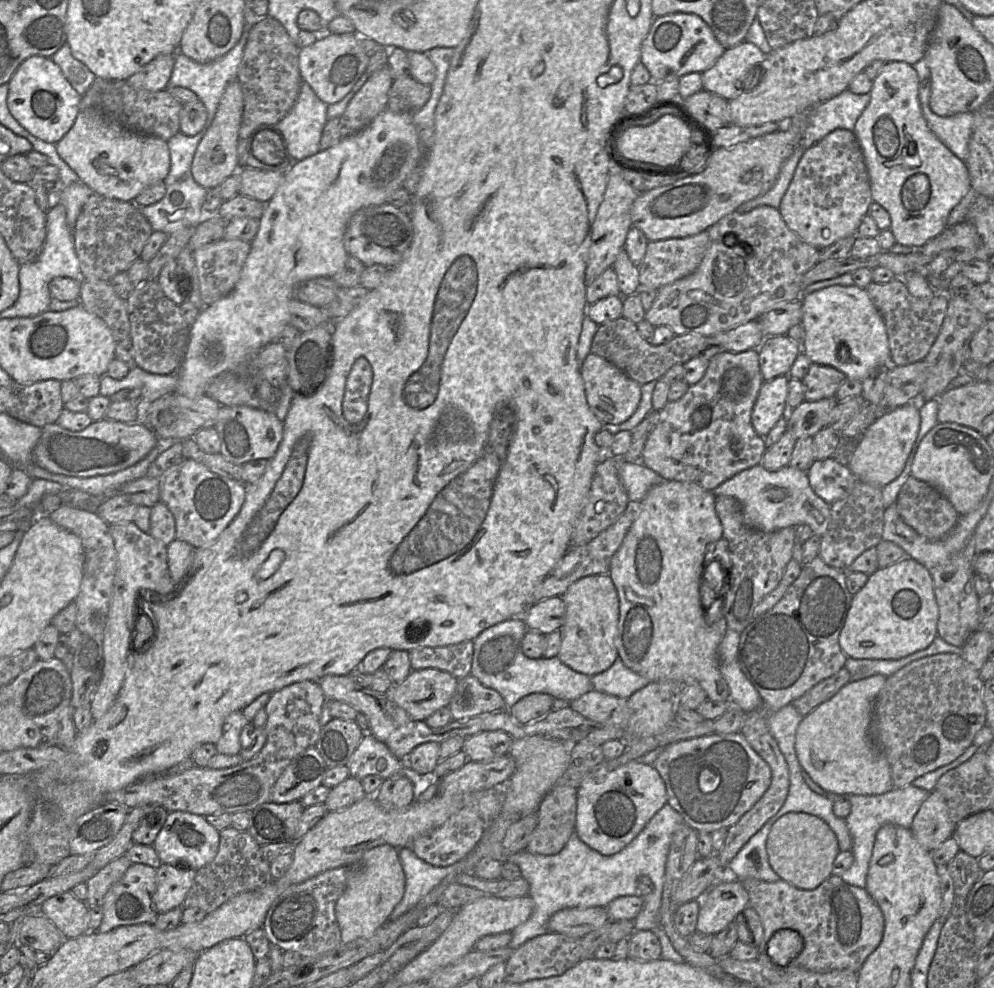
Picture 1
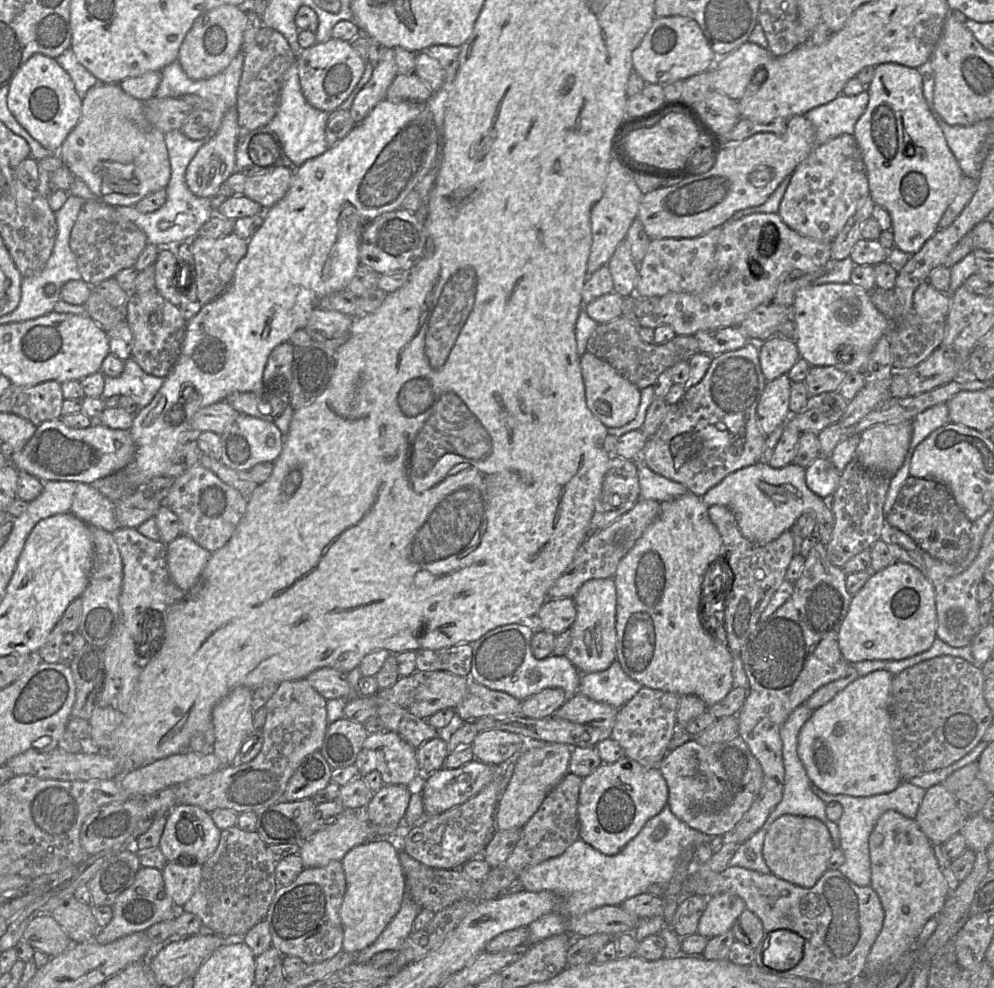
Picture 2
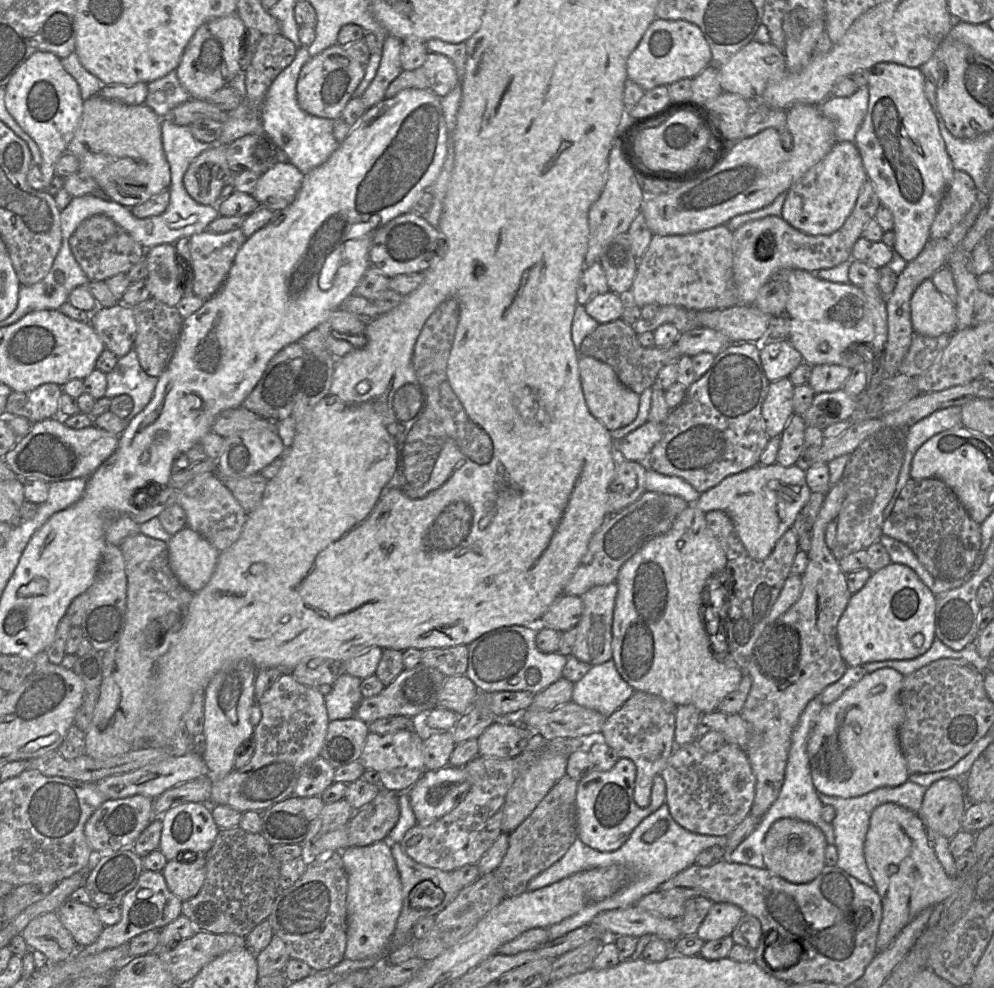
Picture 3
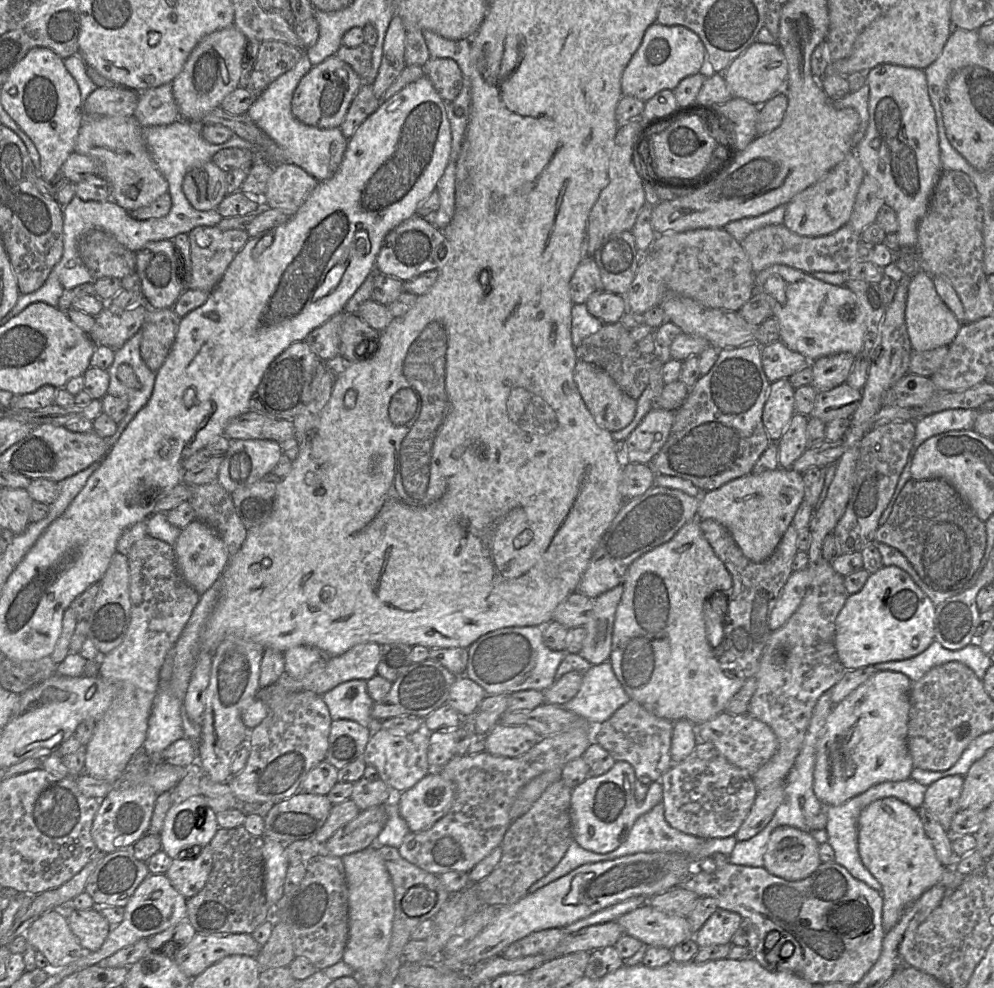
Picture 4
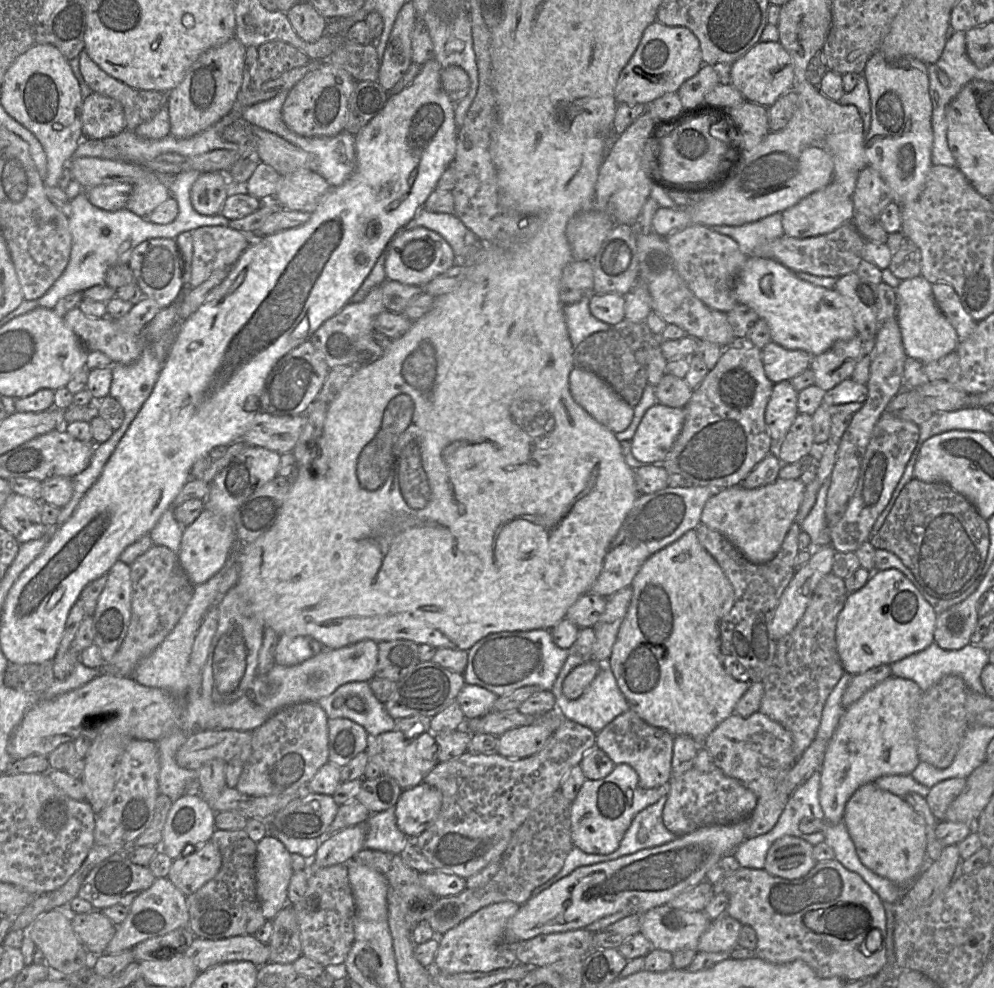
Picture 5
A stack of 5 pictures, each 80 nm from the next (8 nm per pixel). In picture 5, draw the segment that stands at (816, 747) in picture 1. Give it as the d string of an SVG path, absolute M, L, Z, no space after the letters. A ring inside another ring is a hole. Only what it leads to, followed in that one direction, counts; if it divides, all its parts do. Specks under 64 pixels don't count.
M891 676L845 708L820 770L819 802L826 823L842 821L847 801L860 786L881 776L911 775L918 766L915 719L921 696L914 681Z

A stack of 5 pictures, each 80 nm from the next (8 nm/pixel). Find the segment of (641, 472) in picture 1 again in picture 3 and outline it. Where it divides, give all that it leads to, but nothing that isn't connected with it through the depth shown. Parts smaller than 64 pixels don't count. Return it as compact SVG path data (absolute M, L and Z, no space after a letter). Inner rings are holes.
M649 468L646 472L646 491L679 496L689 504L695 504L701 495L683 479L665 476Z

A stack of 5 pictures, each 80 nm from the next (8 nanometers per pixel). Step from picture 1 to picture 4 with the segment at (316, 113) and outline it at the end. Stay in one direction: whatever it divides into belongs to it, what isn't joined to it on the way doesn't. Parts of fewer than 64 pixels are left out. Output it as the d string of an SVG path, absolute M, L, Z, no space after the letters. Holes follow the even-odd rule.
M305 52L296 65L271 82L250 106L246 114L287 153L290 163L300 166L318 181L331 178L339 168L348 139L339 127L320 129L296 119L291 110L292 96L301 78L312 68Z

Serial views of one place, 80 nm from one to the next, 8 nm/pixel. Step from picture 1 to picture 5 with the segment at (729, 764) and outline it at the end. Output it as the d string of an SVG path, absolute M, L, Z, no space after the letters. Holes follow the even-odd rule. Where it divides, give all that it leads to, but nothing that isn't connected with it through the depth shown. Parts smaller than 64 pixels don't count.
M691 768L681 776L671 778L667 784L667 801L662 820L668 831L677 837L711 825L728 825L748 819L757 804L757 796L736 779L713 768L703 773Z

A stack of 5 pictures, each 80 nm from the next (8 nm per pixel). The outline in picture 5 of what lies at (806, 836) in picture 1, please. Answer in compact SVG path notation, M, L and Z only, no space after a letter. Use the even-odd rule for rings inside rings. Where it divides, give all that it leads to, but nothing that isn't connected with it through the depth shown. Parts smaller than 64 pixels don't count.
M783 836L771 845L764 870L772 876L797 879L806 875L816 864L813 845L795 836Z

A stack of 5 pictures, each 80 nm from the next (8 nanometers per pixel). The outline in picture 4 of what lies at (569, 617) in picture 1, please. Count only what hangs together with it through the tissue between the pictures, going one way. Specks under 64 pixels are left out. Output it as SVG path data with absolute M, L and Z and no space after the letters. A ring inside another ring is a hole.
M621 584L593 599L590 618L584 625L586 637L578 653L592 666L609 661L615 615L622 594Z

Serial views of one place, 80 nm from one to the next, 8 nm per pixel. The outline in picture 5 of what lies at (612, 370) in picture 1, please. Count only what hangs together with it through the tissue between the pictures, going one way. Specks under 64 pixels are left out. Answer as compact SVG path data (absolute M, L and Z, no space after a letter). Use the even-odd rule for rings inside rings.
M574 366L569 388L575 402L613 433L626 430L632 422L634 407L596 374Z

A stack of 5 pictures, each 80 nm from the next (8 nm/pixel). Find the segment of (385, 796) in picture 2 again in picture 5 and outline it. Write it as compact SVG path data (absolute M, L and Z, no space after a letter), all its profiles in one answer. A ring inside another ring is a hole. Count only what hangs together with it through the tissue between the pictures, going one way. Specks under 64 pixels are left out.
M364 823L347 827L324 841L311 860L308 867L325 868L336 864L346 864L363 849L366 837Z

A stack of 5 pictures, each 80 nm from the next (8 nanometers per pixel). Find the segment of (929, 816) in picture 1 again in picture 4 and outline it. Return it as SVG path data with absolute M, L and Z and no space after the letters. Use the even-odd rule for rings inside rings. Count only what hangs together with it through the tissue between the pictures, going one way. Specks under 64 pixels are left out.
M952 775L941 778L928 786L922 805L933 815L947 832L959 811L959 798L964 777Z

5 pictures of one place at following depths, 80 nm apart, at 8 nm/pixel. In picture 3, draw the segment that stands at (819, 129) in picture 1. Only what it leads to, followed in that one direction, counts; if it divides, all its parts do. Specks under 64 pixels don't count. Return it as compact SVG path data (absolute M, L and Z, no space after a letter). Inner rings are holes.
M868 85L859 88L849 97L831 96L818 107L835 125L836 142L854 142L855 135L867 113Z

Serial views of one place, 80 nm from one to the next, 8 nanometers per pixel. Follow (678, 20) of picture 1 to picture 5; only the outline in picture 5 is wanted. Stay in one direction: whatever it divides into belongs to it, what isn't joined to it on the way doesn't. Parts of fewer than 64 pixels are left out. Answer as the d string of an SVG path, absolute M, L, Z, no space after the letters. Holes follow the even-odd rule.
M655 21L645 29L636 51L621 71L615 99L618 104L648 105L668 92L677 93L681 84L696 75L703 64L699 40L691 30Z

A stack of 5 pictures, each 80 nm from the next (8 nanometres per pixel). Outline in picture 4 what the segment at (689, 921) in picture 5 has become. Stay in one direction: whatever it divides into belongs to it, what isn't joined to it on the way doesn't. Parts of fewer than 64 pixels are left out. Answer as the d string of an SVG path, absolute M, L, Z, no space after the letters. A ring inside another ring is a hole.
M646 903L620 916L616 922L624 934L648 946L673 949L695 935L686 917L663 912Z

